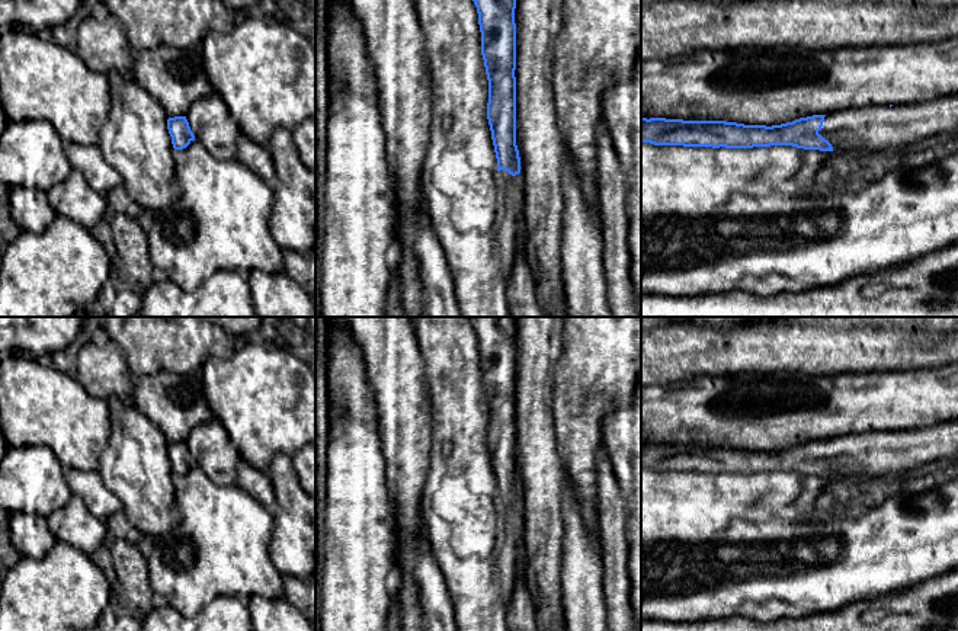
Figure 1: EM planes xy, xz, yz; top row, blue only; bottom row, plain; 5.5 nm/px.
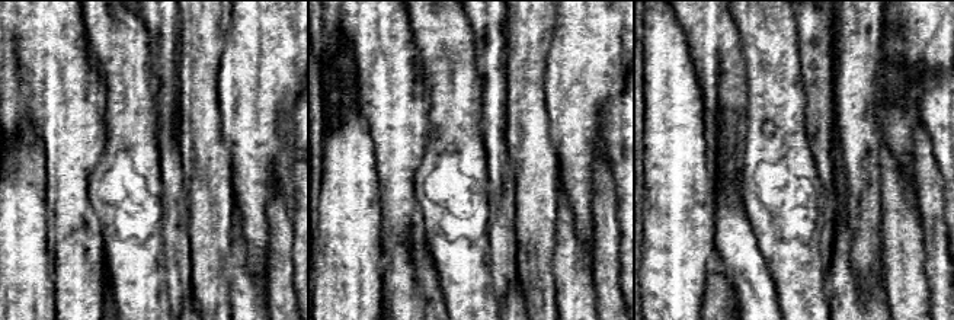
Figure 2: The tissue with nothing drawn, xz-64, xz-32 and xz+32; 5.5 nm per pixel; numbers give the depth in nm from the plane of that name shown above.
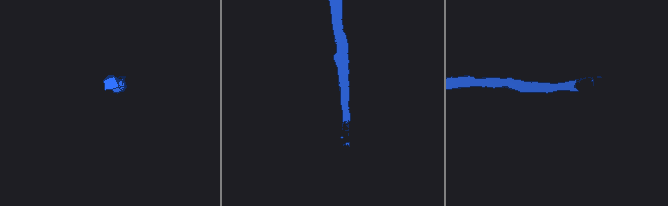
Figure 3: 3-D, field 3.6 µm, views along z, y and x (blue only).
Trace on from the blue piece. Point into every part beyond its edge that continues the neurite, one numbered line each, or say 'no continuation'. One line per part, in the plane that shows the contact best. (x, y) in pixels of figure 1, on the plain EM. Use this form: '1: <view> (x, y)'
1: yz (867, 455)

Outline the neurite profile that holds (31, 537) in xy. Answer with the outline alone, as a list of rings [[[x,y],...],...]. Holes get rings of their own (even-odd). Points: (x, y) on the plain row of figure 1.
[[[15,512],[10,513],[10,541],[13,548],[29,558],[42,558],[57,542],[47,518]]]

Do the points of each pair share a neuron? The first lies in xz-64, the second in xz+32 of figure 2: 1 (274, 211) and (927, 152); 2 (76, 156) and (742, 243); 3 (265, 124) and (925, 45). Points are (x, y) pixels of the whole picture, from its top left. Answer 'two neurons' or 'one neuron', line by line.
1: one neuron
2: two neurons
3: one neuron

